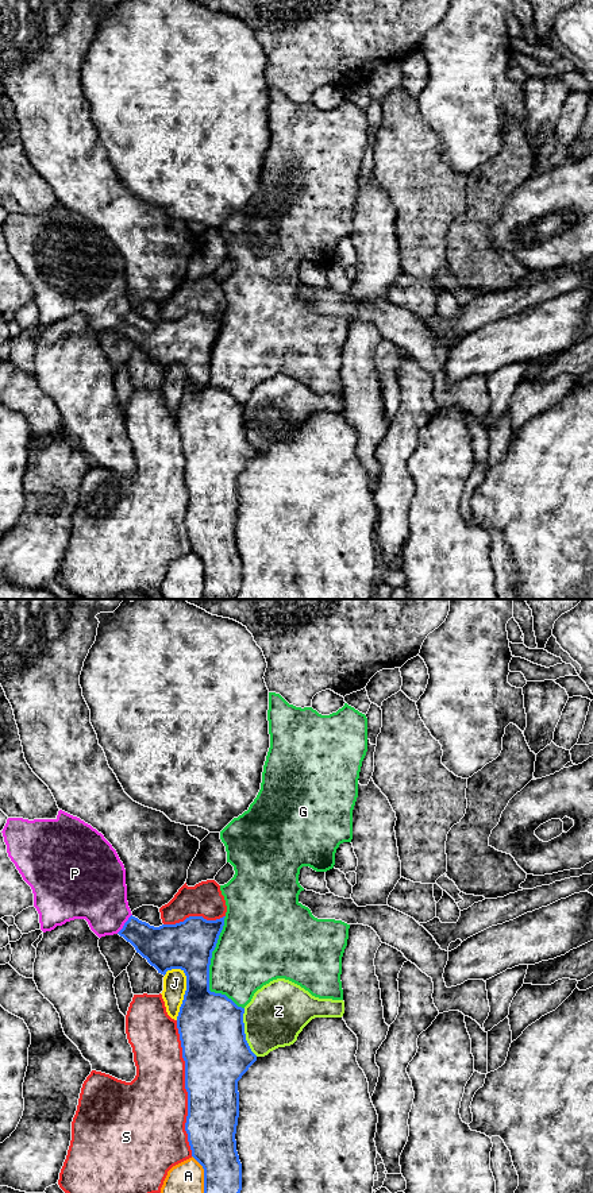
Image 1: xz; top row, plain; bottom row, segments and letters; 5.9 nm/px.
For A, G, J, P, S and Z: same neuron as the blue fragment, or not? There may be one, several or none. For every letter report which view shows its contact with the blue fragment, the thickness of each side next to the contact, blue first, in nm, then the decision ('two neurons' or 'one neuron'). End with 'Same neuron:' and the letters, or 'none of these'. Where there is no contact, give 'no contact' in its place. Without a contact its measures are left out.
A: contact in xz; calibres 280 and 260 nm; two neurons
G: contact in xz; calibres 300 and 400 nm; two neurons
J: contact in xz; calibres 380 and 140 nm; two neurons
P: contact in xz; calibres 220 and 360 nm; one neuron
S: contact in xz; calibres 360 and 420 nm; two neurons
Z: contact in xz; calibres 400 and 360 nm; two neurons
Same neuron: P

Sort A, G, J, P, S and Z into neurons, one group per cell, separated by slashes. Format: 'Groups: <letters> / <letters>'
Groups: A / G / J / P / S / Z

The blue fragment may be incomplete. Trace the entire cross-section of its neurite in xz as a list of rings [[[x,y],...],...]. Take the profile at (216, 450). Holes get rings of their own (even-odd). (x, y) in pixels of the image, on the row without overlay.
[[[62,205],[55,215],[8,213],[3,224],[7,248],[23,275],[34,289],[34,302],[39,309],[41,325],[54,325],[66,317],[85,314],[91,325],[99,332],[119,329],[130,337],[136,348],[154,362],[158,368],[181,364],[186,371],[186,386],[177,412],[182,453],[185,456],[185,484],[188,487],[188,511],[185,526],[192,552],[204,564],[205,599],[234,599],[242,586],[242,559],[236,547],[236,521],[239,513],[238,476],[257,456],[244,429],[244,404],[238,402],[226,390],[209,386],[209,360],[212,347],[224,321],[224,313],[207,316],[203,312],[189,312],[176,320],[150,321],[131,309],[127,297],[126,265],[116,246],[101,228]]]

